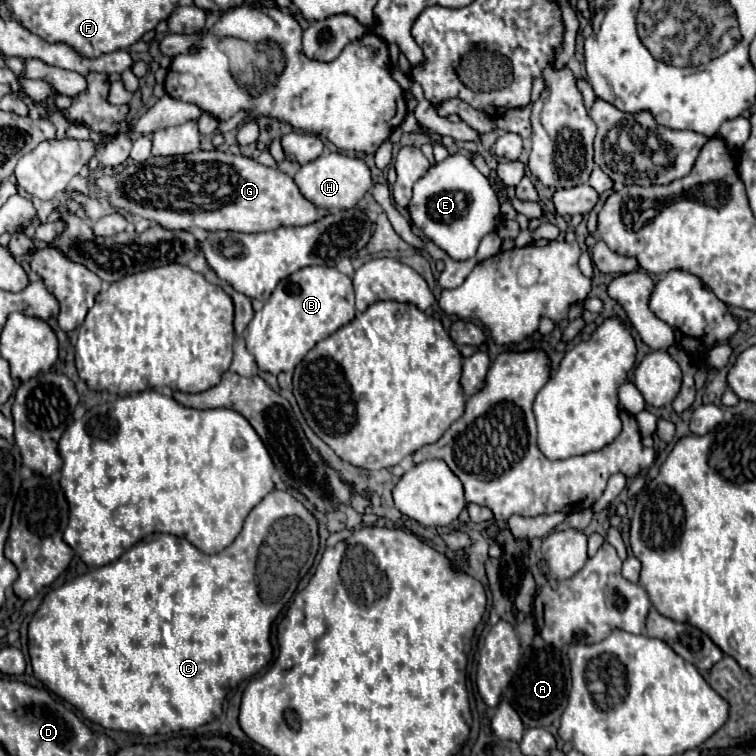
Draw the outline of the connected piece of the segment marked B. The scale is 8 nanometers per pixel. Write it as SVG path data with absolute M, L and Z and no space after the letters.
M306 266L288 278L280 280L268 302L262 310L258 310L252 318L252 322L246 328L246 348L250 354L254 354L256 364L260 370L270 372L278 376L280 372L294 372L294 368L302 362L302 358L324 338L328 338L338 328L346 326L356 314L354 308L354 292L352 292L352 280L342 274L338 268L332 266Z

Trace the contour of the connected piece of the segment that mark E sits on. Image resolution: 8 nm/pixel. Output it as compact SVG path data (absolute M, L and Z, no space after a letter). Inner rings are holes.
M450 154L420 176L414 184L414 196L408 210L412 222L450 258L468 260L476 254L482 236L496 230L500 204L490 182L480 174L472 160L464 154Z

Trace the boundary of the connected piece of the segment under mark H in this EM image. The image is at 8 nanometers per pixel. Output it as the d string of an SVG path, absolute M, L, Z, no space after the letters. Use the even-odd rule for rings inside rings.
M330 152L328 156L322 154L320 158L304 164L300 172L296 174L296 184L304 198L308 198L312 204L316 204L322 212L339 212L354 208L364 194L374 186L370 168L360 158L350 158L340 152Z

